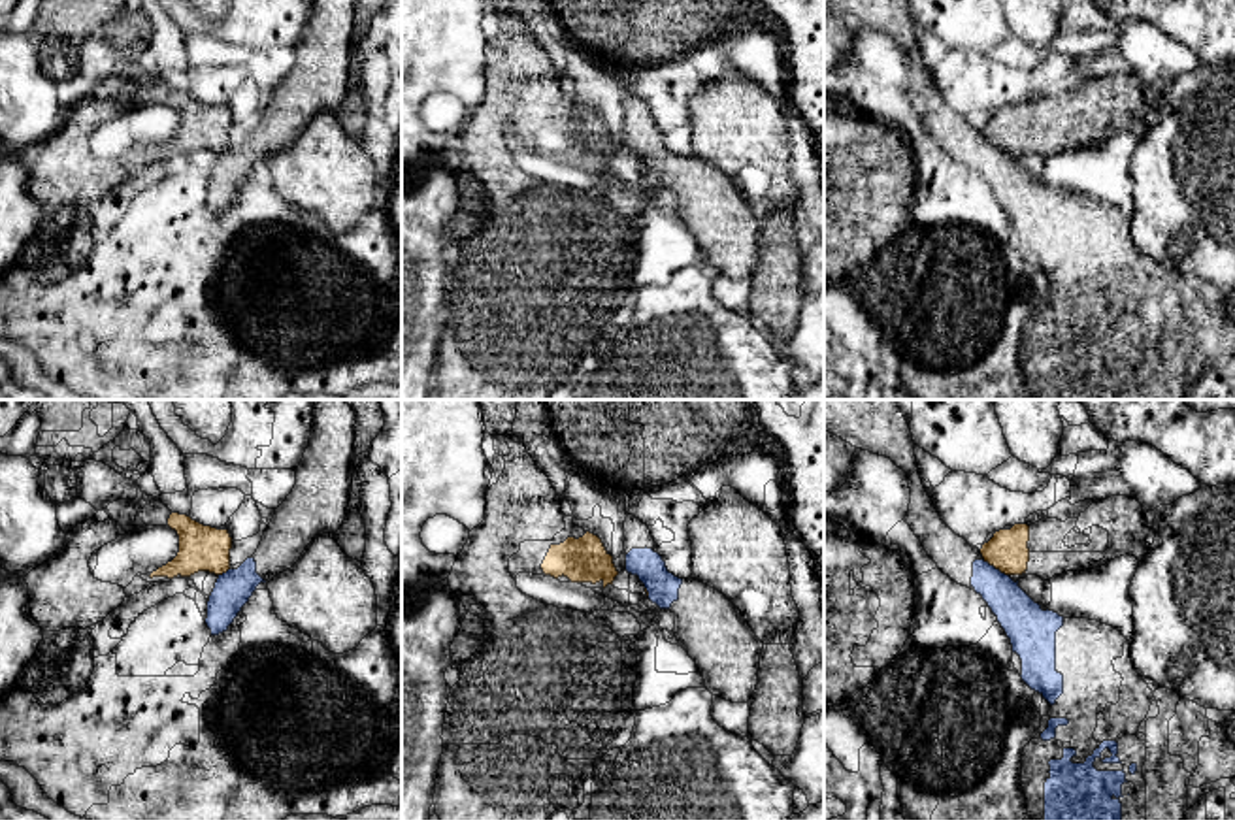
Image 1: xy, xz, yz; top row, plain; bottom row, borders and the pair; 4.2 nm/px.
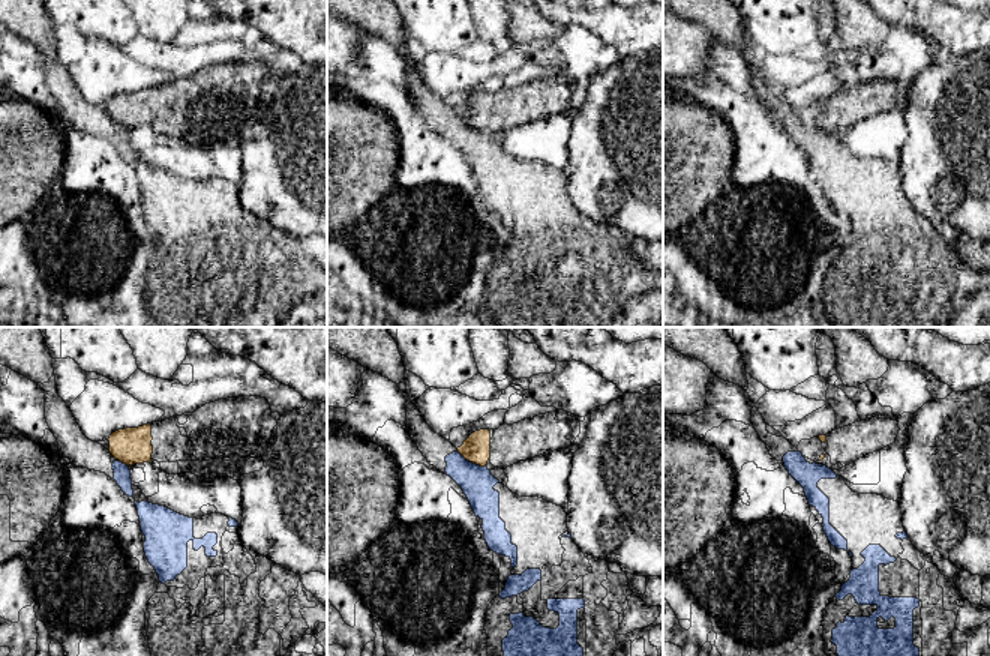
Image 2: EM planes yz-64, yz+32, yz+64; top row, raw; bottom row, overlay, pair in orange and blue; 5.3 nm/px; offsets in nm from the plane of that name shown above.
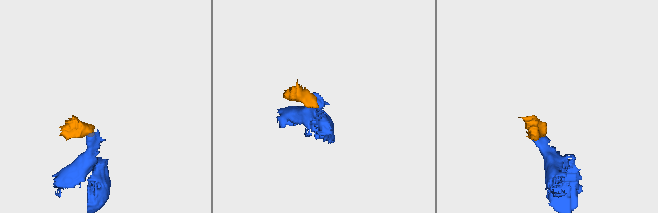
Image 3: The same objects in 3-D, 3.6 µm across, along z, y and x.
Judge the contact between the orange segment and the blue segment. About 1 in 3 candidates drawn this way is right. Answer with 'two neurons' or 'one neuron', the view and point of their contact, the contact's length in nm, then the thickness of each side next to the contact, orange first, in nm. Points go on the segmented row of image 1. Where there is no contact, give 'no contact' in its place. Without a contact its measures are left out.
two neurons; meets orange in yz at (996, 568); contact 130 nm long; 180 nm thick on the orange side, 180 nm on the other

